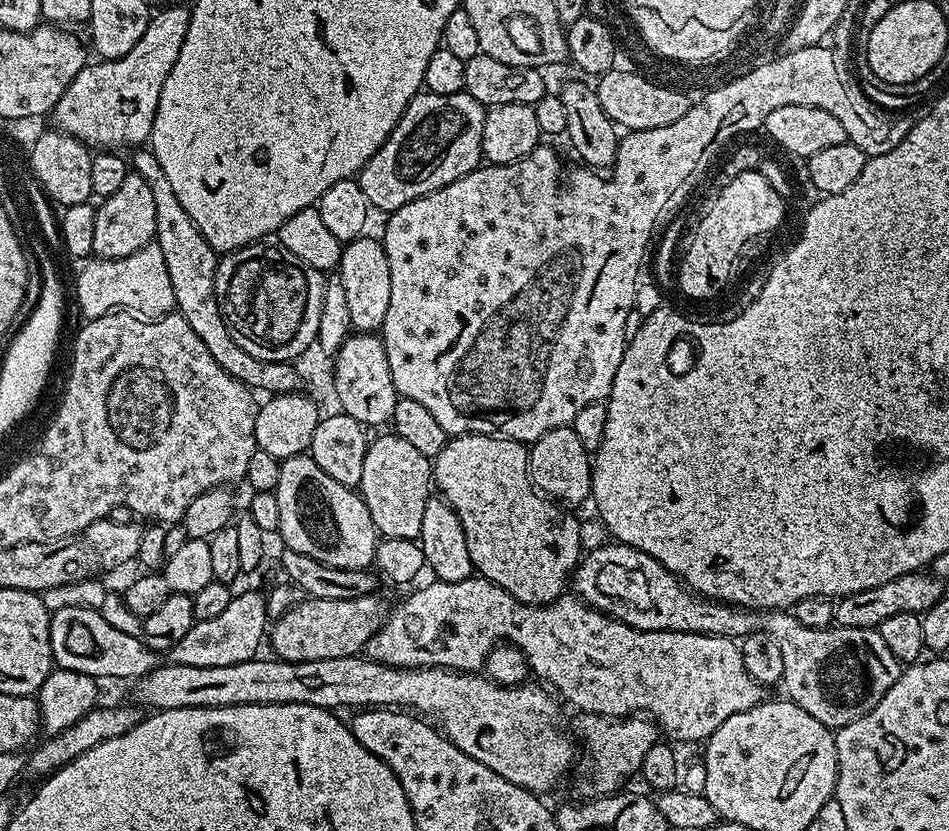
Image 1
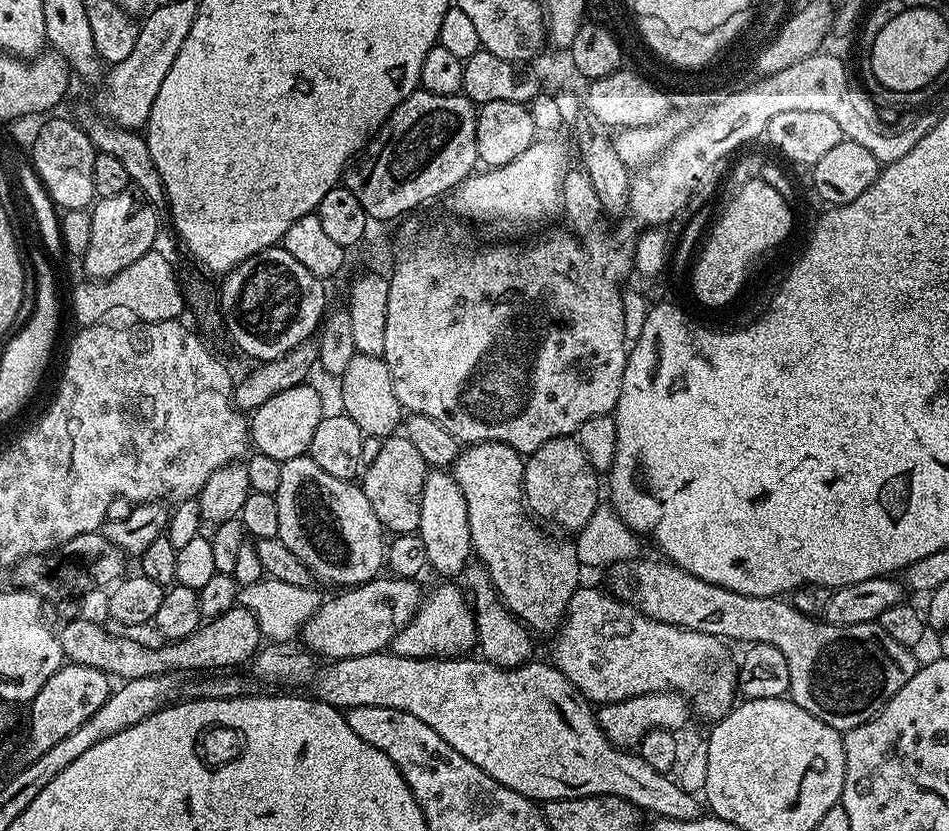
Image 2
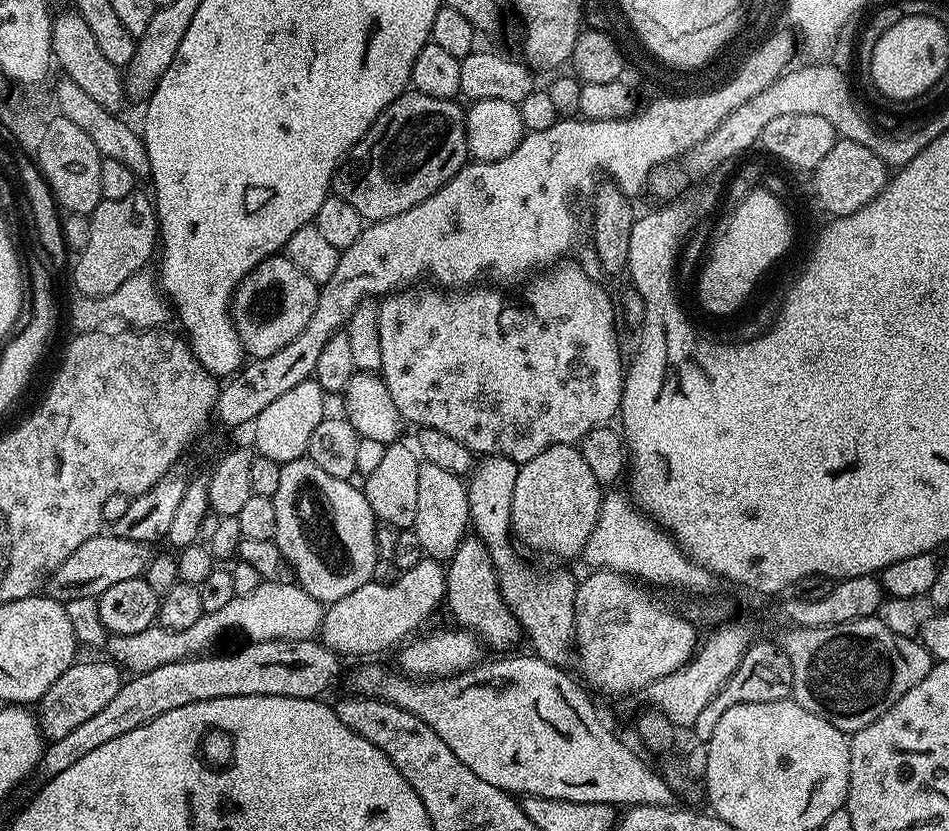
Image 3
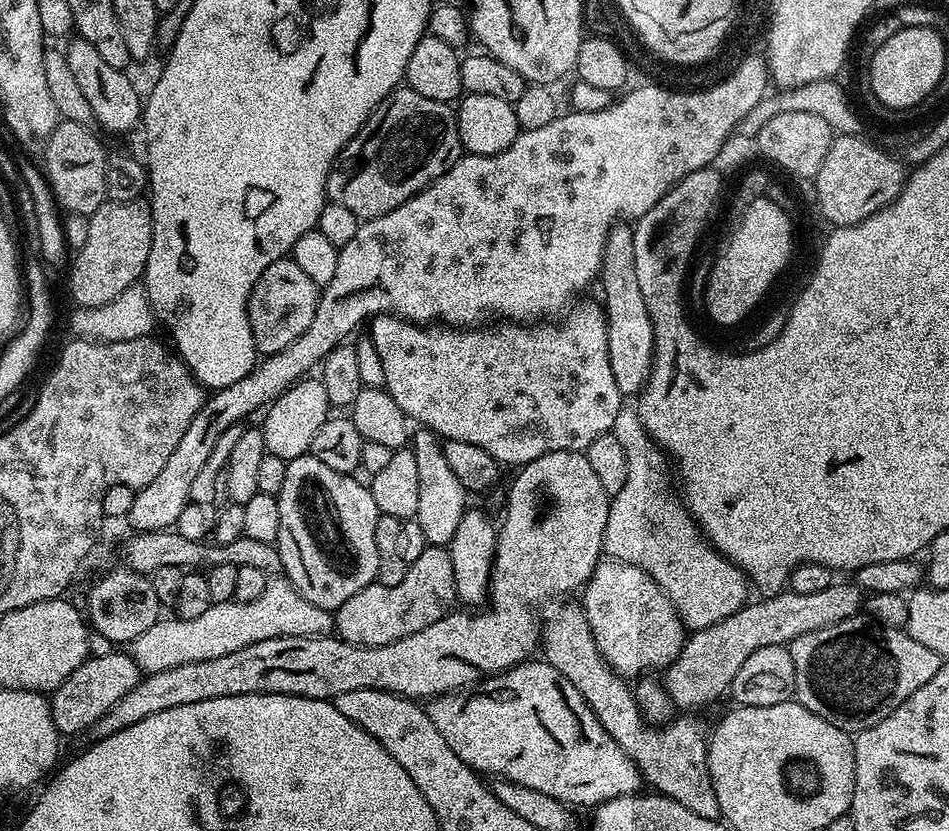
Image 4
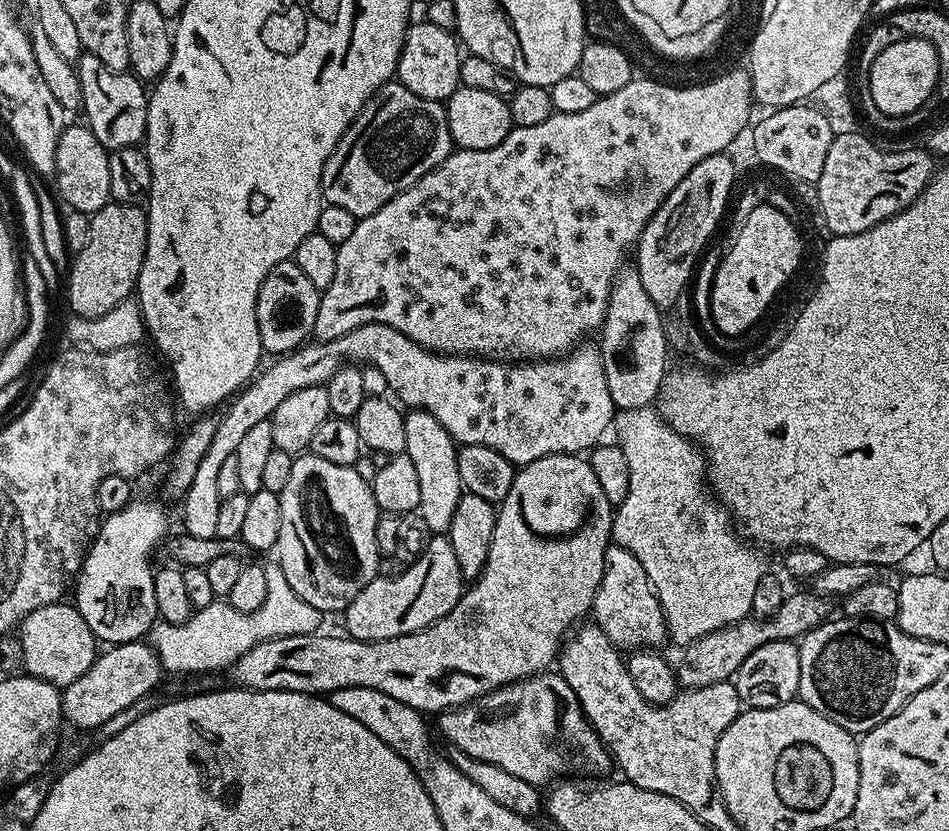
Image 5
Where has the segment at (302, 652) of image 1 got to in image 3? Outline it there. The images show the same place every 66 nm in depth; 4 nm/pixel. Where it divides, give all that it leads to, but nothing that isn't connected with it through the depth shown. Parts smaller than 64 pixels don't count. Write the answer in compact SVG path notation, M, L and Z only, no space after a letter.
M420 558L403 575L401 580L396 580L393 584L369 582L354 590L354 594L346 594L346 598L327 605L318 635L323 644L337 656L347 658L376 656L387 648L395 649L401 642L407 641L413 635L411 632L439 604L441 607L445 603L446 568L441 561Z

